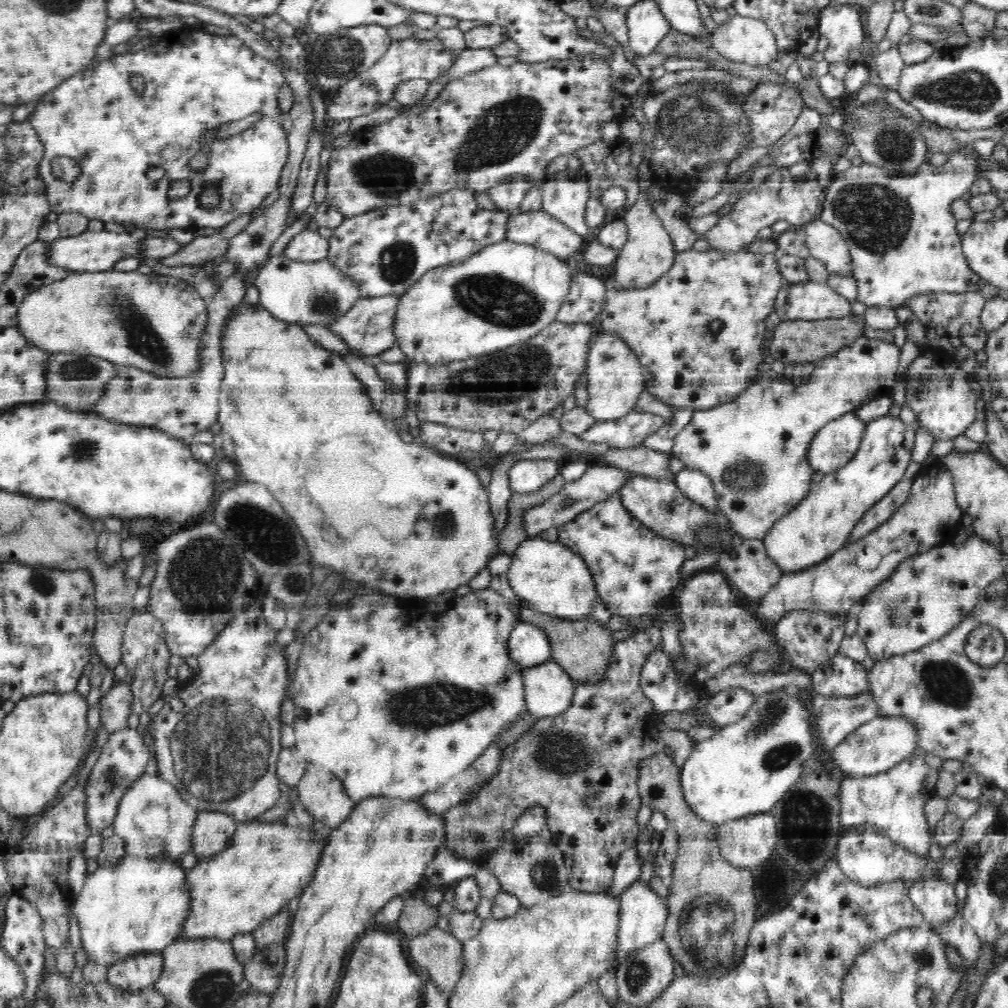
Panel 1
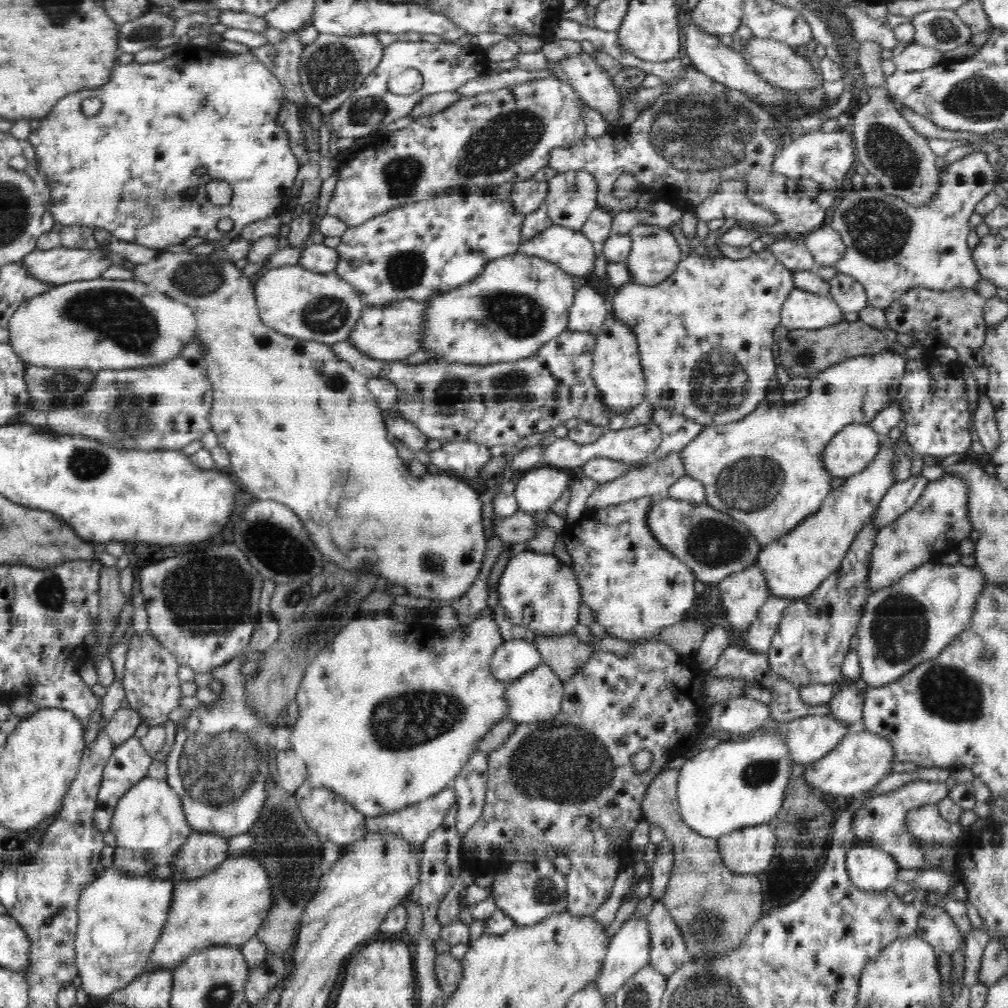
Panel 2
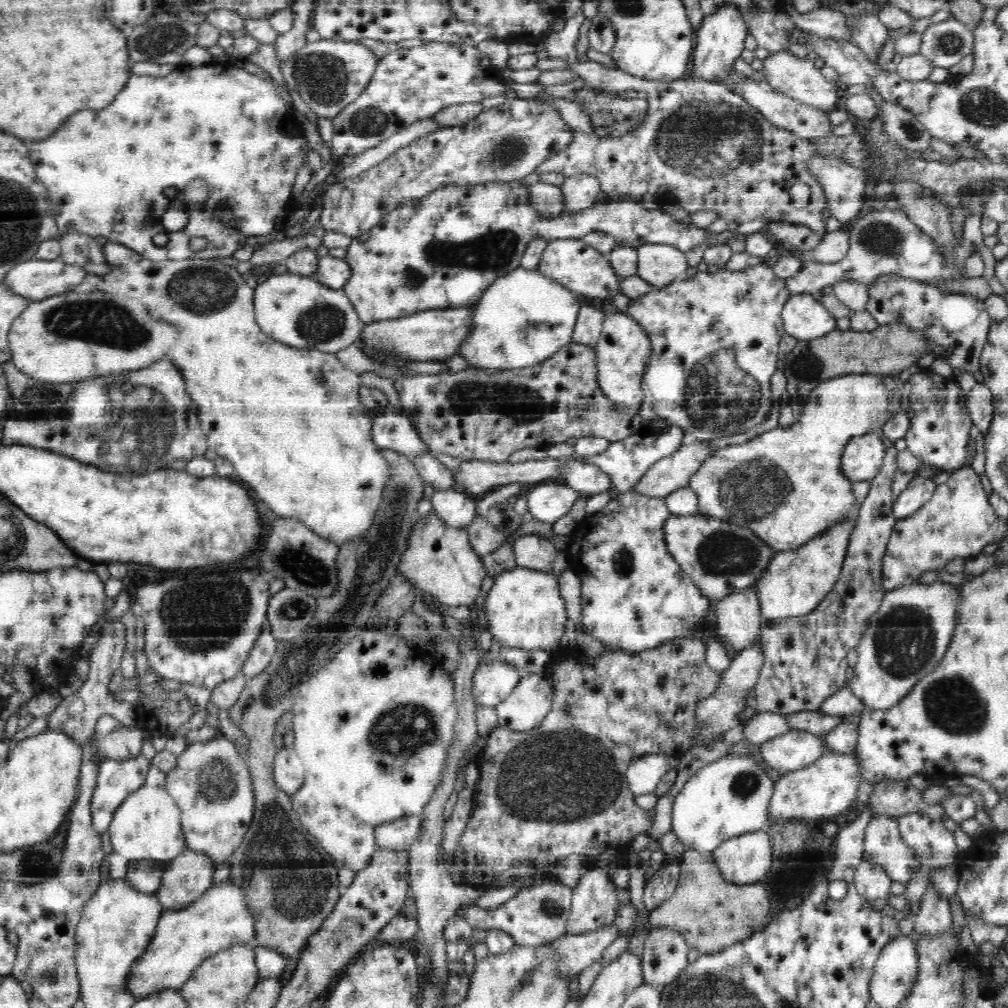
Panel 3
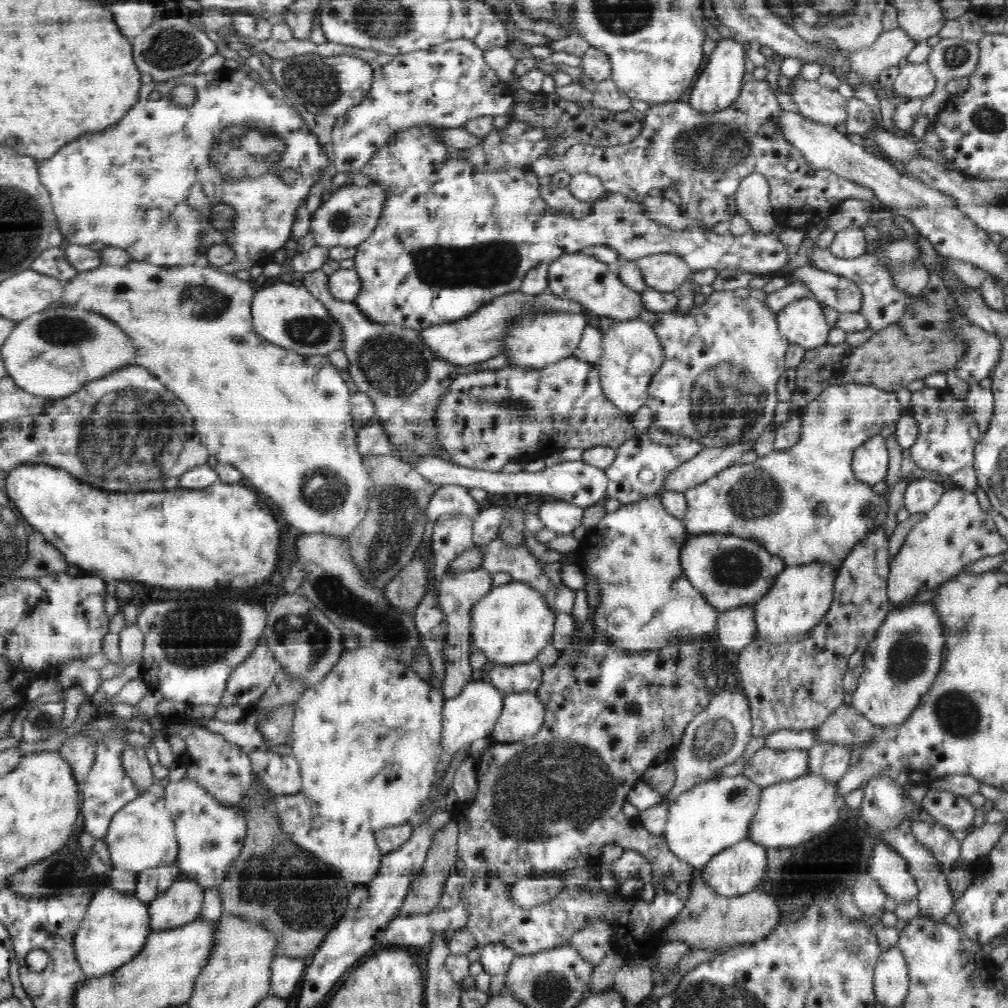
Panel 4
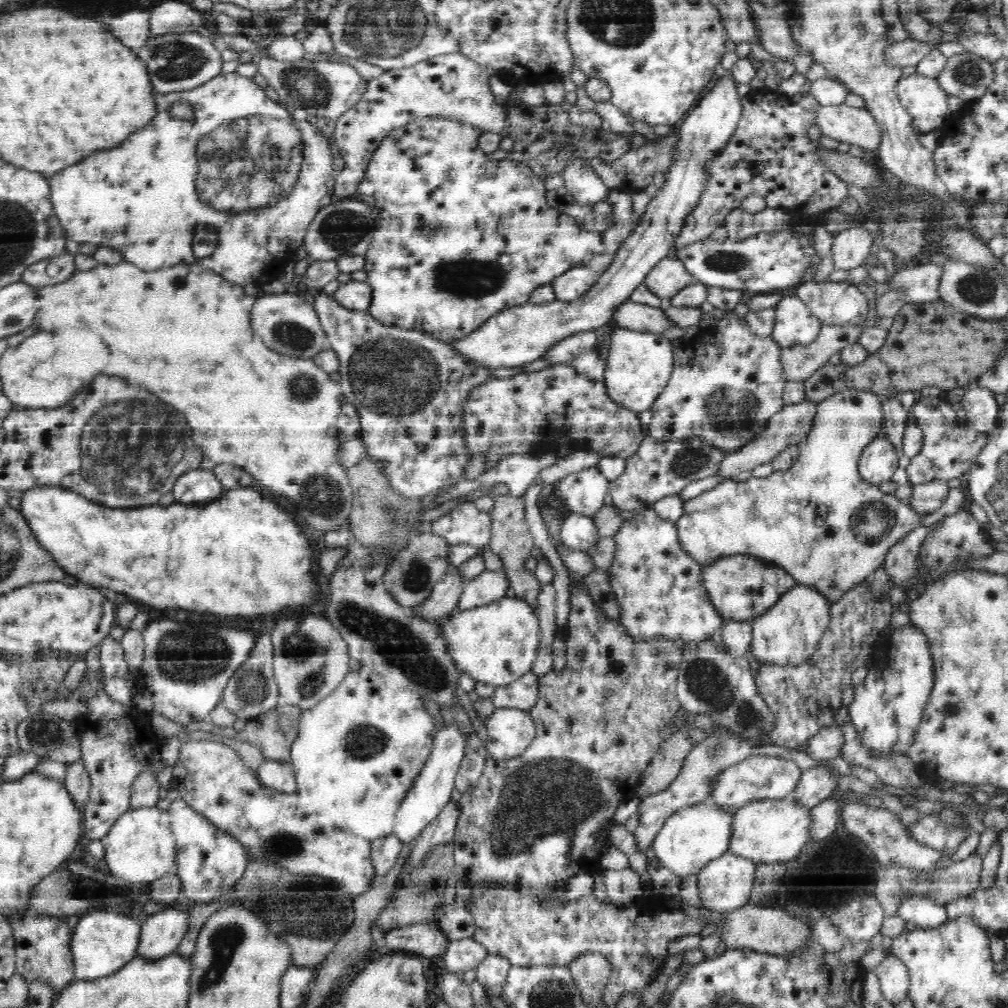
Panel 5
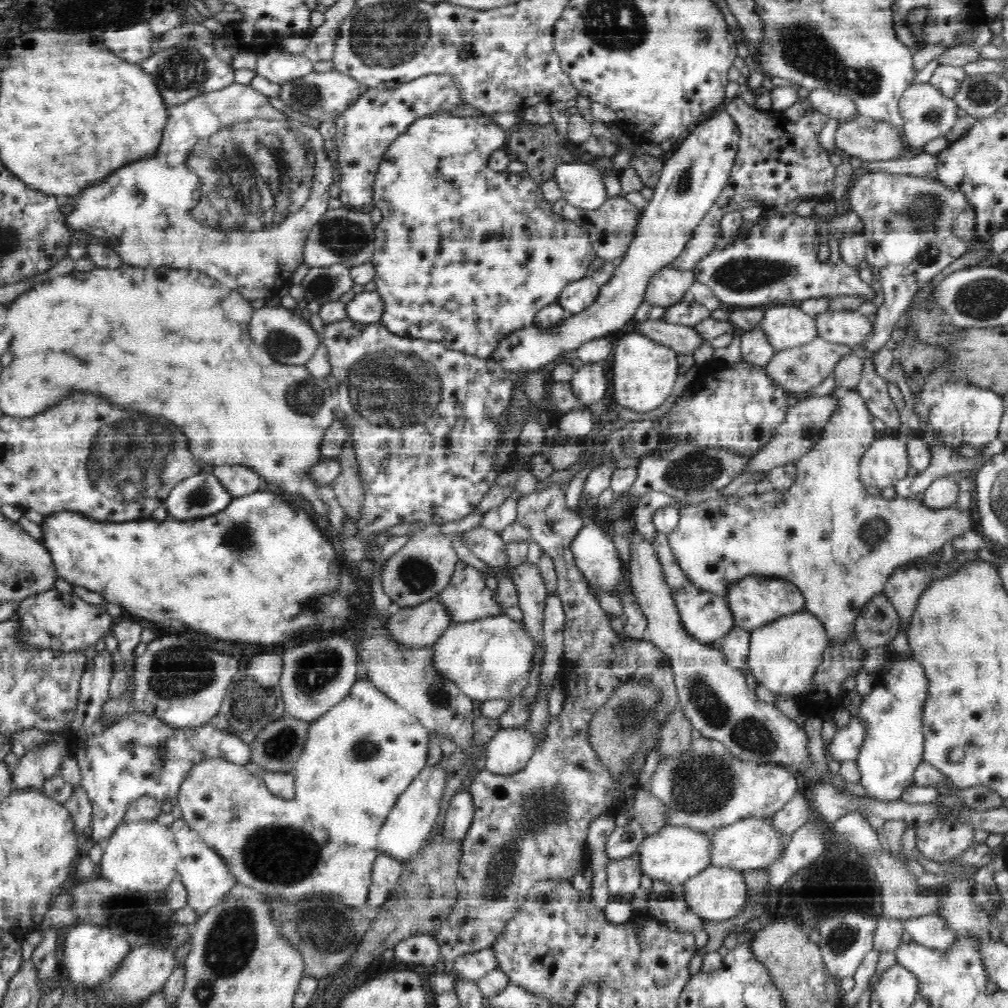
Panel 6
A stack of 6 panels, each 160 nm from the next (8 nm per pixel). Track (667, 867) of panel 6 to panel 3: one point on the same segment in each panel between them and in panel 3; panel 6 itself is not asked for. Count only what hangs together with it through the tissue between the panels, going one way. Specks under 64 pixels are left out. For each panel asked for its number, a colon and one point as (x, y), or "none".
3: (729, 797)
4: (711, 816)
5: (693, 836)

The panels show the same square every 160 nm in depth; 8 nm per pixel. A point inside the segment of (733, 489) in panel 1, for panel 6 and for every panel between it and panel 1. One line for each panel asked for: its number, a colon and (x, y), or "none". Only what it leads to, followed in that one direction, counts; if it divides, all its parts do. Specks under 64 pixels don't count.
2: (766, 470)
3: (786, 485)
4: (804, 504)
5: (820, 521)
6: (837, 544)

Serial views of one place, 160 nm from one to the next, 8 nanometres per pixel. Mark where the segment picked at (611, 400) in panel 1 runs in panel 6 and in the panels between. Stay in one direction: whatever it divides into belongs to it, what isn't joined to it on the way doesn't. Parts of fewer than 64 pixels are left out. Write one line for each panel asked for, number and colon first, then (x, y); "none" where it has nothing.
2: (617, 371)
3: (623, 351)
4: (632, 354)
5: (639, 364)
6: (644, 372)

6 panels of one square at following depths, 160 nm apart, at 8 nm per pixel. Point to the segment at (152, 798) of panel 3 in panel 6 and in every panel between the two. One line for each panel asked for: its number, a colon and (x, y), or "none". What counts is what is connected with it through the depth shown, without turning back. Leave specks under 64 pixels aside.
4: (141, 835)
5: (140, 847)
6: (141, 856)

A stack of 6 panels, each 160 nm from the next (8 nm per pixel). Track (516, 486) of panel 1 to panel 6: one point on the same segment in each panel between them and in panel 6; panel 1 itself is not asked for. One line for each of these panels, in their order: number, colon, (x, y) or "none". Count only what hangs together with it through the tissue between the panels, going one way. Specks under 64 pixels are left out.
2: (536, 490)
3: (548, 501)
4: (560, 516)
5: (576, 531)
6: (594, 552)

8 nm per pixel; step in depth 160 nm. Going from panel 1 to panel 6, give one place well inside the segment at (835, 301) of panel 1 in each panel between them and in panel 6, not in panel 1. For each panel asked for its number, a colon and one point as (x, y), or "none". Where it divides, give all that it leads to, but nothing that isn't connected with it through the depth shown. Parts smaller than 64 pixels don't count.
2: (801, 310)
3: (804, 317)
4: (803, 322)
5: (795, 324)
6: (787, 326)

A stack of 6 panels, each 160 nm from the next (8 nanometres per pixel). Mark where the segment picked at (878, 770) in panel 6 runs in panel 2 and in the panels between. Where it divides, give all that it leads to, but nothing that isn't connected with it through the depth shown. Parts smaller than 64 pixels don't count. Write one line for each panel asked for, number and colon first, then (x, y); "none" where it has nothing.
2: (917, 617)
3: (909, 634)
4: (901, 662)
5: (888, 705)

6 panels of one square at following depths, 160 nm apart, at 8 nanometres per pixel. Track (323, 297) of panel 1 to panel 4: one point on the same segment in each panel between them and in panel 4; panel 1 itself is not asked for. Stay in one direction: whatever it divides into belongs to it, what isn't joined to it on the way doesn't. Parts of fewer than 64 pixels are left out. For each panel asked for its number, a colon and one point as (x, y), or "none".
2: (303, 304)
3: (296, 310)
4: (287, 315)

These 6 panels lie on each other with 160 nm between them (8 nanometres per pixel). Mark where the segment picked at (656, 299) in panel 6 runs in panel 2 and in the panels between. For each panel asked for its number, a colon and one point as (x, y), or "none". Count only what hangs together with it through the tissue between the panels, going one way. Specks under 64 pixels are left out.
2: (655, 253)
3: (658, 264)
4: (663, 272)
5: (668, 277)

